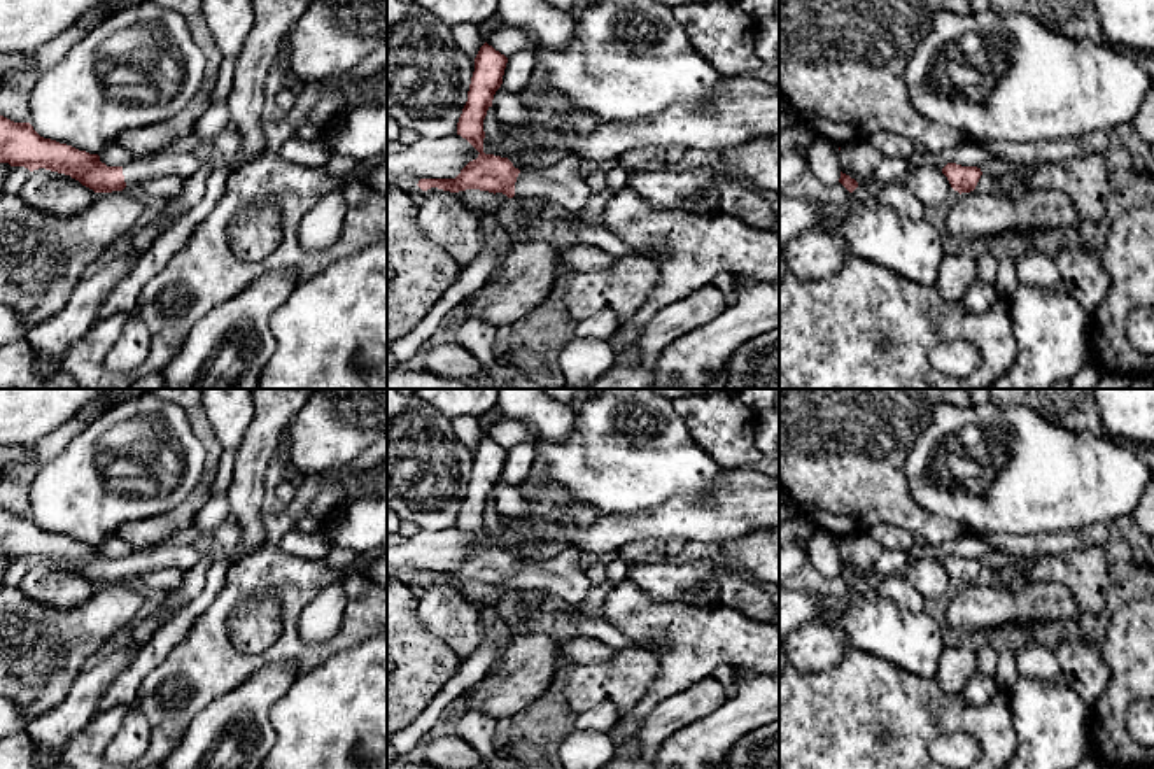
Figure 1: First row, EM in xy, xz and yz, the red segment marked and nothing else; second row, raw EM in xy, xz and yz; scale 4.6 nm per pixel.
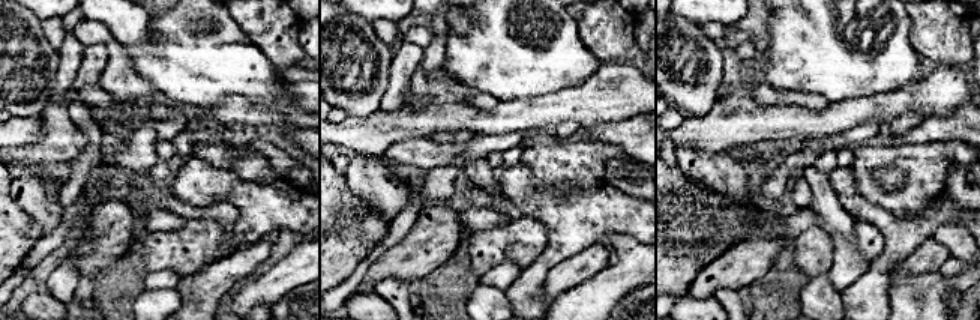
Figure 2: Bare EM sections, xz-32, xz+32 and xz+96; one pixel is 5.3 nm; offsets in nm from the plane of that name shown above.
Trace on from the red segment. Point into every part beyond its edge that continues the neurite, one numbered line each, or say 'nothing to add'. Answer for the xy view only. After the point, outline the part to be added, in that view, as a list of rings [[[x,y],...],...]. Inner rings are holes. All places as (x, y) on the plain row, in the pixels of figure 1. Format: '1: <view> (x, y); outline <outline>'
1: xy (168, 554); outline [[[168,540],[123,557],[123,568],[126,578],[138,578],[142,573],[159,568],[175,568],[186,573],[196,564],[198,557],[198,545],[179,545]]]

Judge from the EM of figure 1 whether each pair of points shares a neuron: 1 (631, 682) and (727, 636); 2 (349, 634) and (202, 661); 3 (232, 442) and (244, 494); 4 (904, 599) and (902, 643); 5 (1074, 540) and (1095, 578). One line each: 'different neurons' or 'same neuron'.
1: different neurons
2: same neuron
3: different neurons
4: different neurons
5: different neurons

